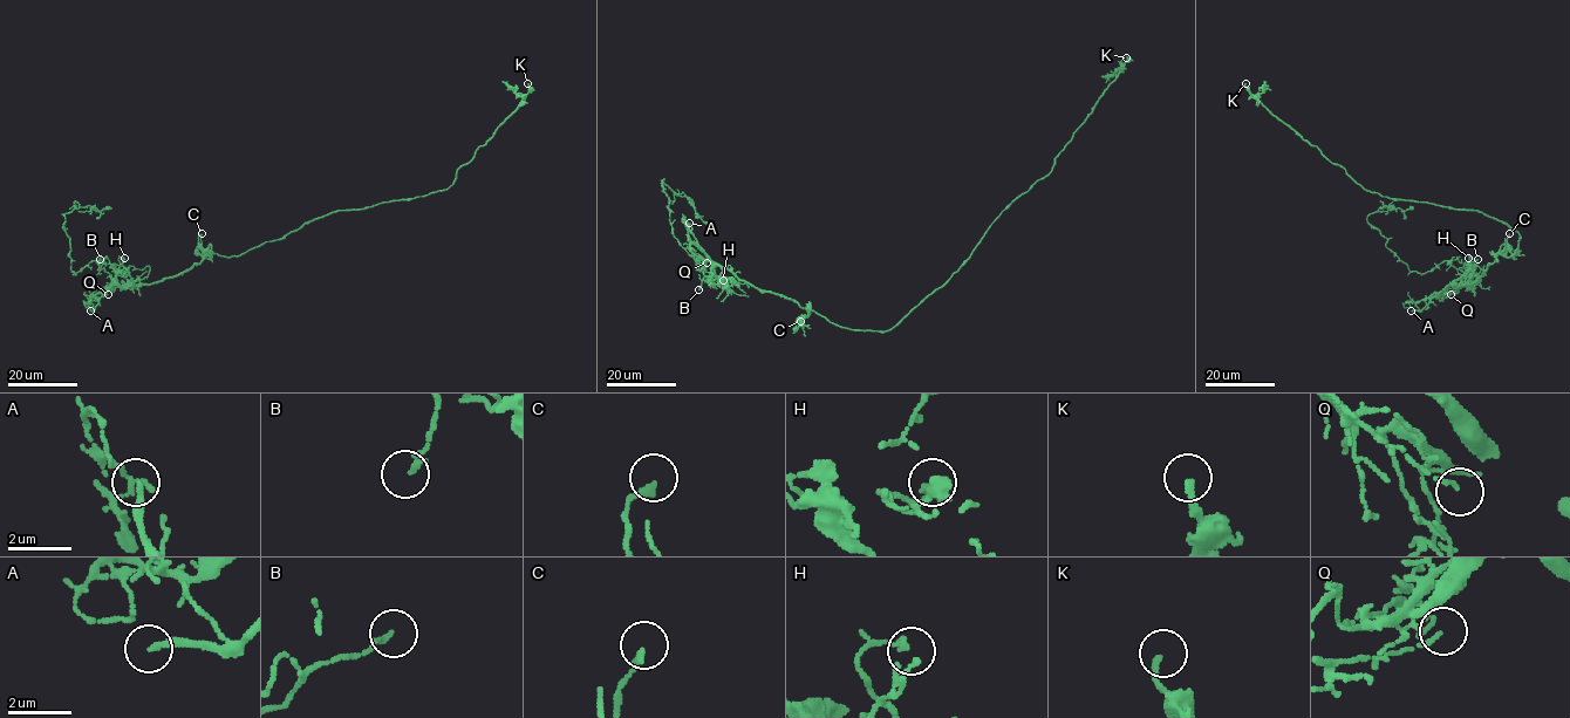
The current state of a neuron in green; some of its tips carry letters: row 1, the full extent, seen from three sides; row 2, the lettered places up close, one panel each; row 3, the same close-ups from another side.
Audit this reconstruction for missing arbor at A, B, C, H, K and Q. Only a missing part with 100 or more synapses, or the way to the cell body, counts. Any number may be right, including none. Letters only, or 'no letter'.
A

